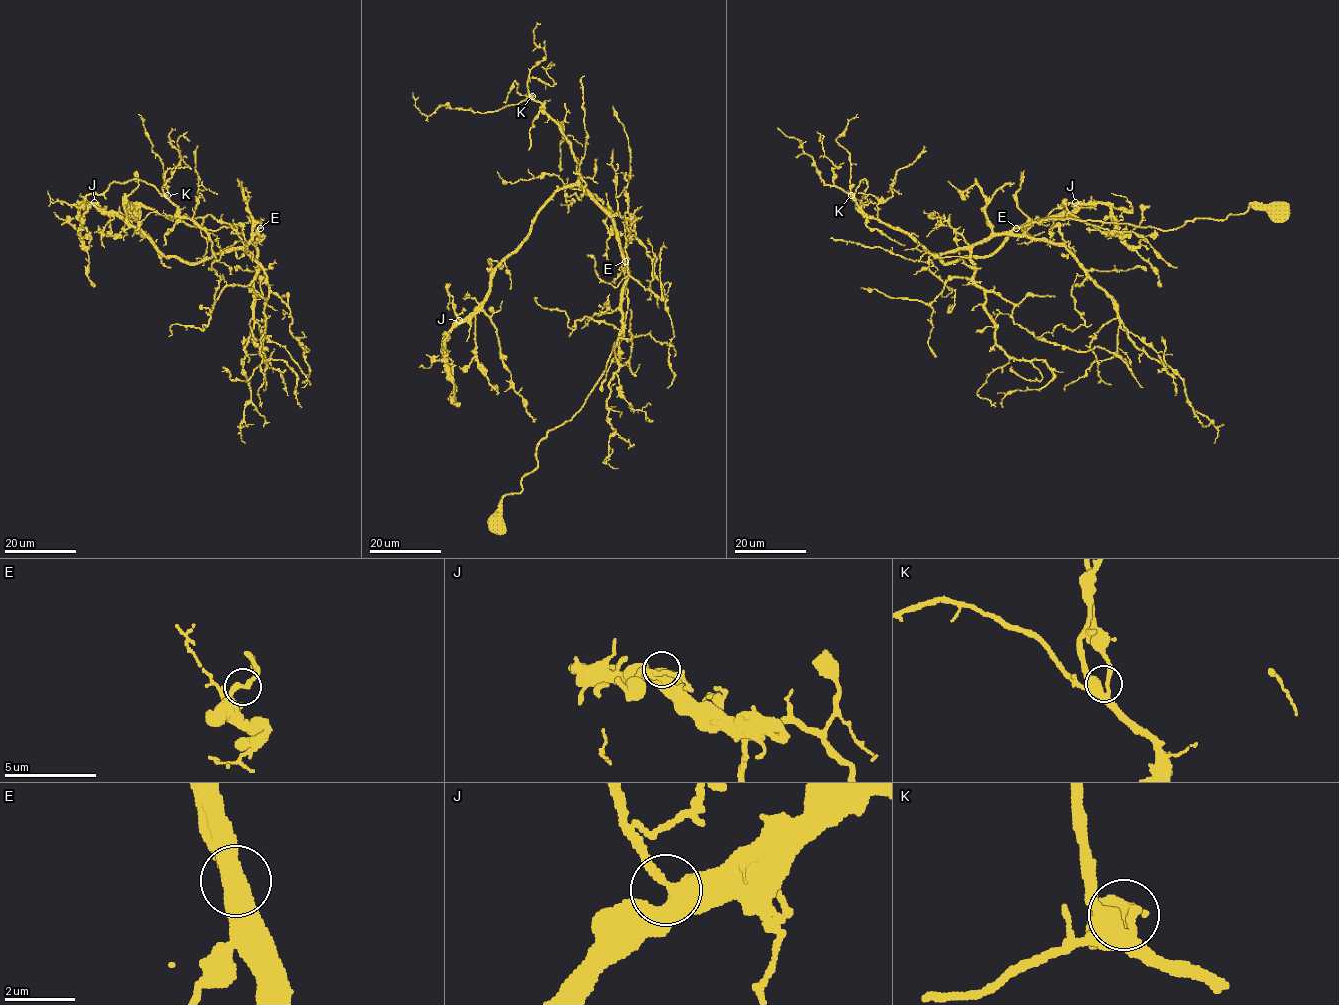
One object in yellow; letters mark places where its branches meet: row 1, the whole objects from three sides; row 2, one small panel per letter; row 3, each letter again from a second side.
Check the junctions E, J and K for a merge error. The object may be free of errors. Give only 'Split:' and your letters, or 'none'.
Split: none

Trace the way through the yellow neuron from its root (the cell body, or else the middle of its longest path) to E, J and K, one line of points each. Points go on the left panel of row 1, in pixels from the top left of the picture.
E: (132, 211), (130, 215), (140, 207), (148, 207), (170, 220), (177, 218), (211, 230), (262, 218), (259, 228)
J: (132, 211), (152, 208), (201, 229), (260, 218), (262, 226), (245, 245), (188, 263), (94, 202)
K: (132, 211), (152, 208), (201, 229), (260, 218), (262, 226), (246, 244), (214, 253), (205, 231), (167, 195)

